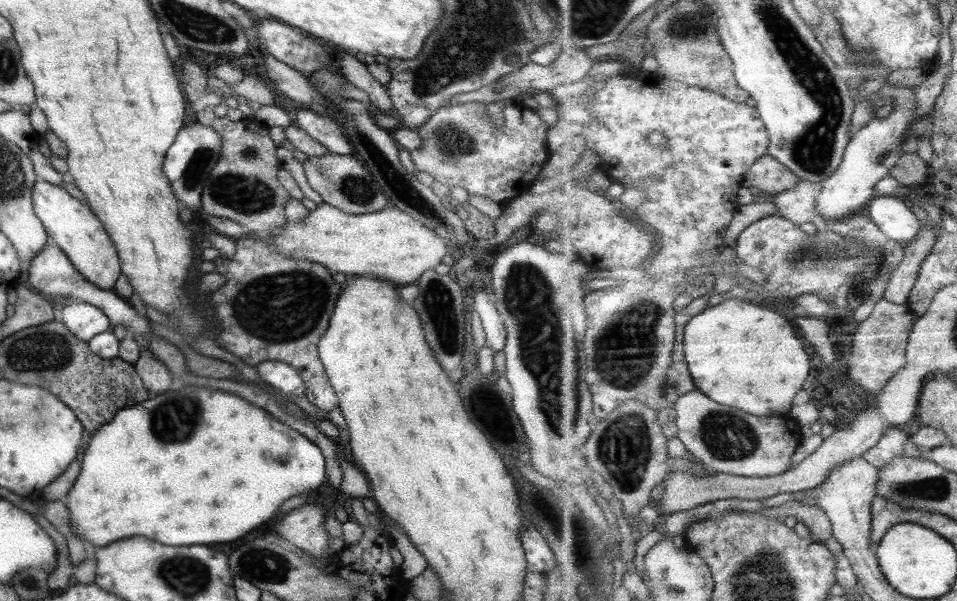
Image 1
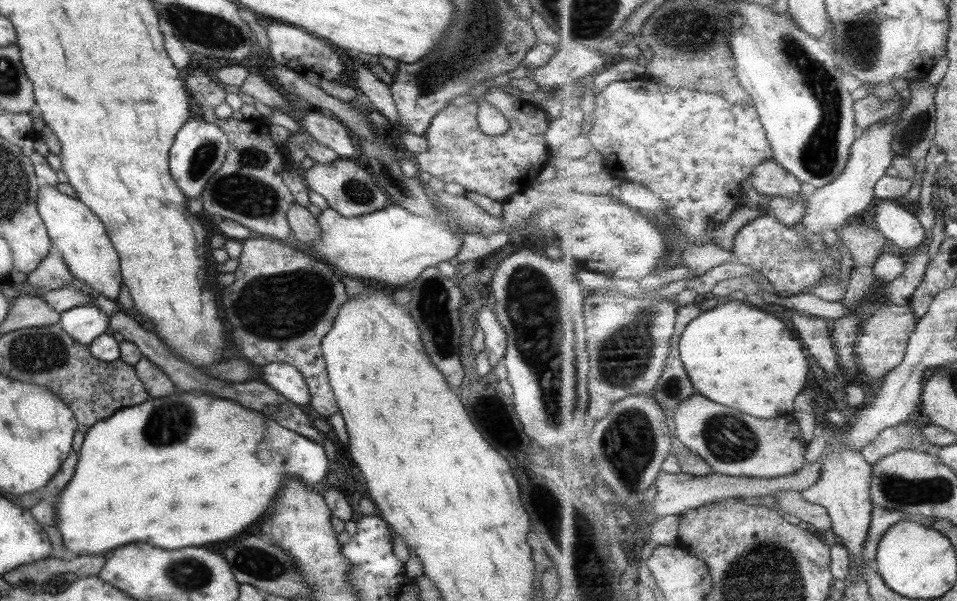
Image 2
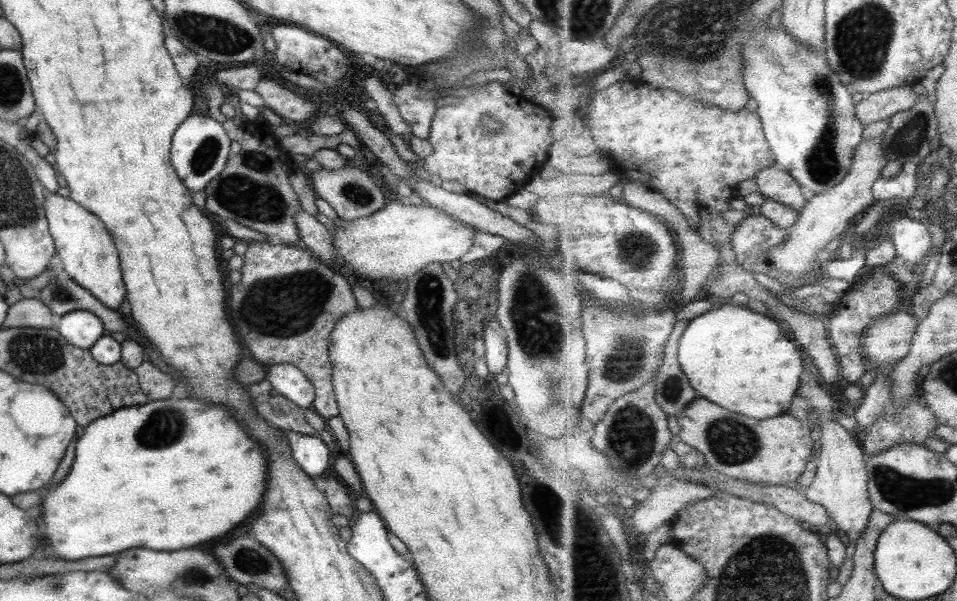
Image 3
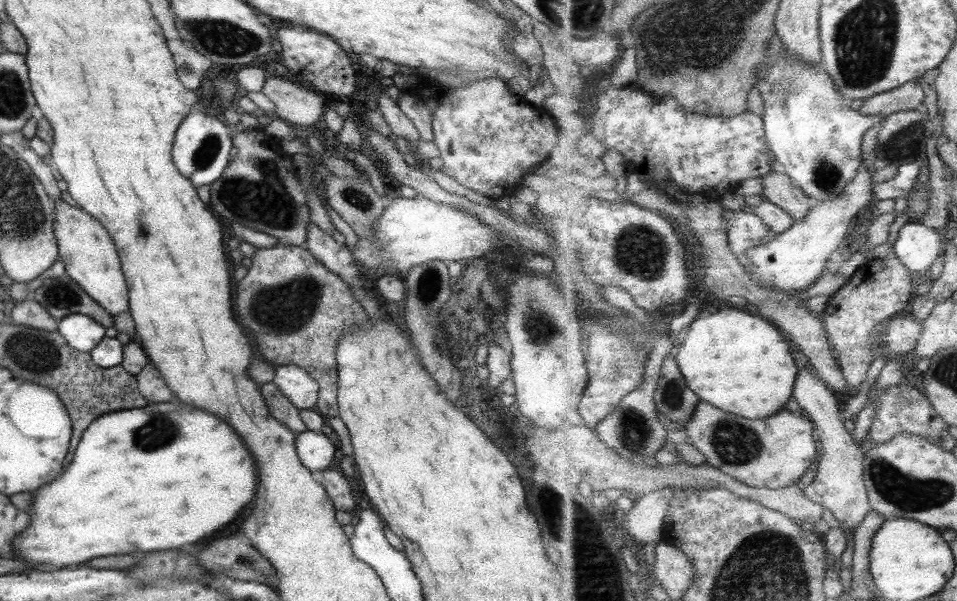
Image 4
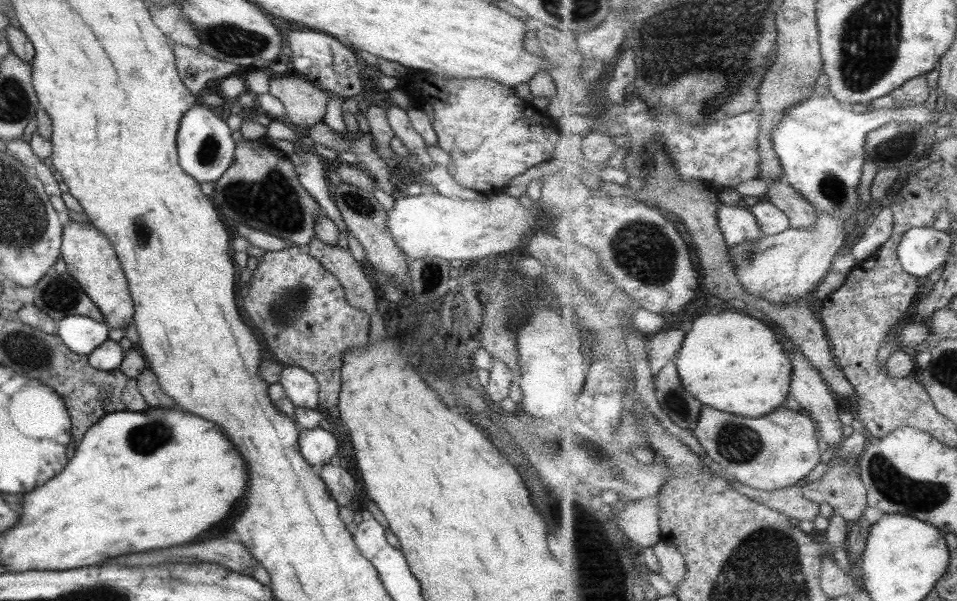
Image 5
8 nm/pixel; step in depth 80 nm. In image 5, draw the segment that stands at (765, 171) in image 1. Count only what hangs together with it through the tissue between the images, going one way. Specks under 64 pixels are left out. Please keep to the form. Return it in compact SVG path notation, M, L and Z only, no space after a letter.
M784 179L779 182L768 182L767 200L783 210L789 218L790 225L796 229L812 229L819 218L818 211L796 188Z

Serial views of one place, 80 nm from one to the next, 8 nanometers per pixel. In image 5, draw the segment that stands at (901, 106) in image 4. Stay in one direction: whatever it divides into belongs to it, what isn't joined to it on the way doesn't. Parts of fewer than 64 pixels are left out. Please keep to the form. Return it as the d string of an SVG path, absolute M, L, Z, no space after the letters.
M926 74L908 80L900 89L876 98L867 106L867 112L881 108L899 109L909 106L922 105L929 98L929 86L927 86Z

